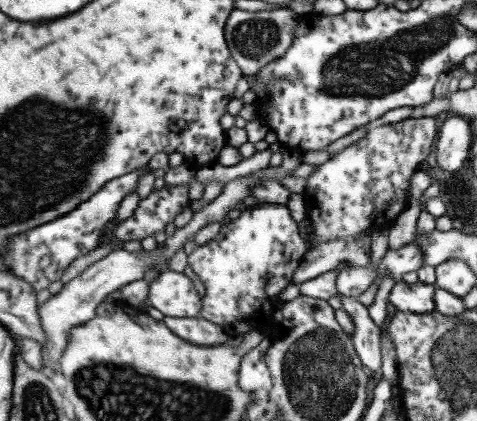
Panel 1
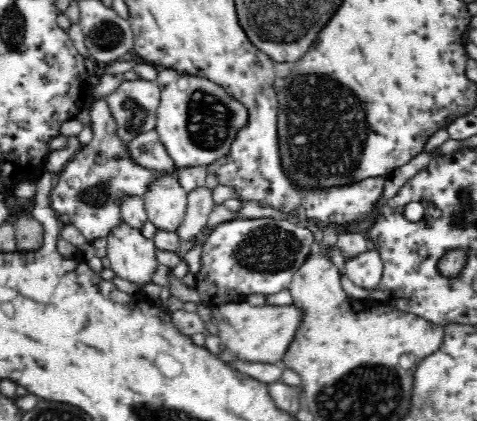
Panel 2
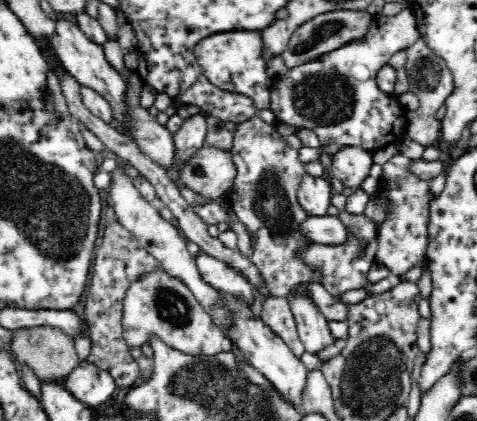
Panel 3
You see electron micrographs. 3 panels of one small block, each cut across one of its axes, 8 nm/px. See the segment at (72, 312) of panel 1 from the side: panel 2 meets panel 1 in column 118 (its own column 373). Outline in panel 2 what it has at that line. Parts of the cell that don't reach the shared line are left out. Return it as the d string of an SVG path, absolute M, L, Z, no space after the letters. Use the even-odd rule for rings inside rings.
M376 250L364 252L364 254L348 260L342 266L342 274L346 274L354 282L354 286L358 286L370 294L380 288L384 272L386 272L384 260L382 260L380 252L376 252Z

